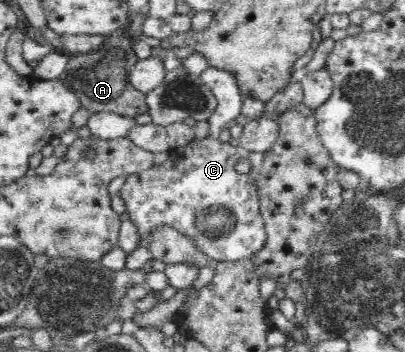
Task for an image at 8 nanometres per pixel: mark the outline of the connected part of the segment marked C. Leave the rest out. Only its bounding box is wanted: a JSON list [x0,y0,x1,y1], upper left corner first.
[120,67,267,262]

